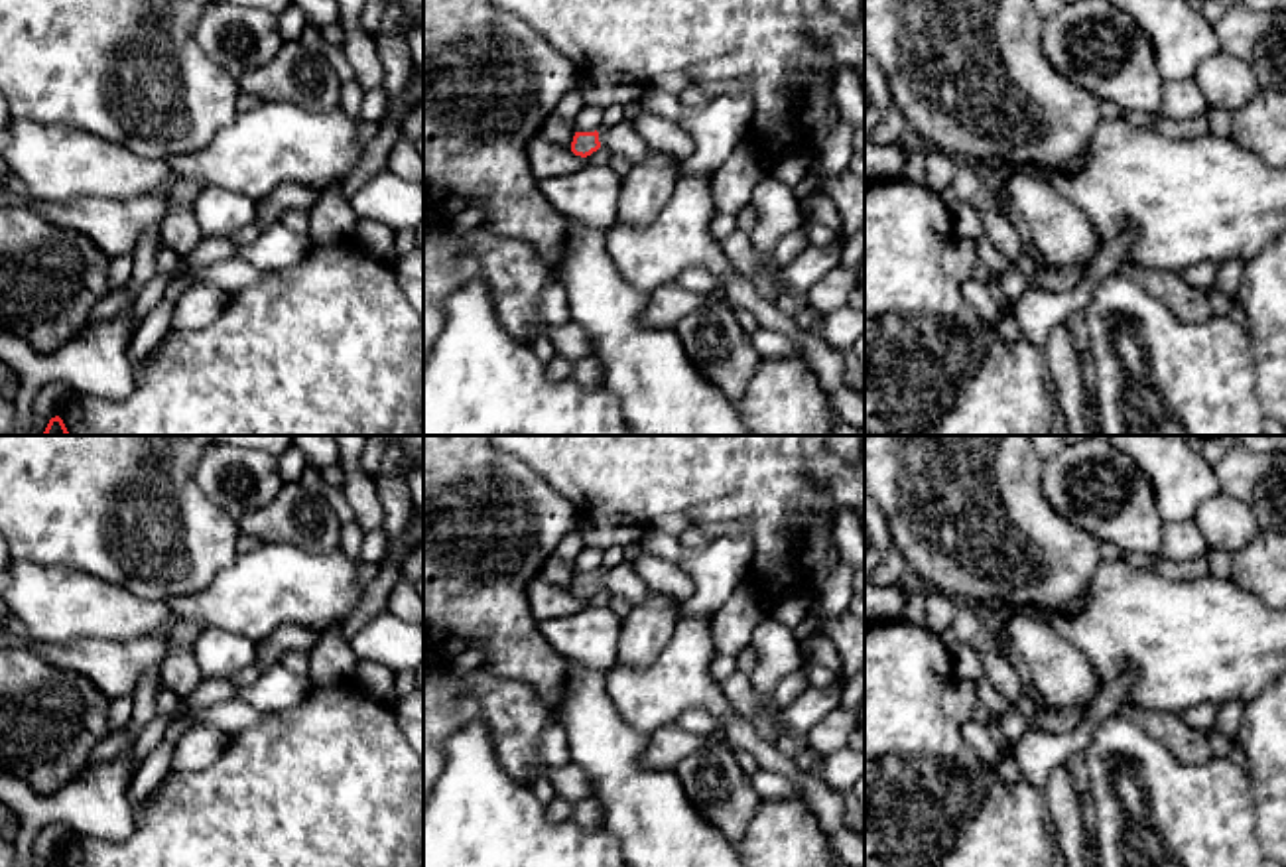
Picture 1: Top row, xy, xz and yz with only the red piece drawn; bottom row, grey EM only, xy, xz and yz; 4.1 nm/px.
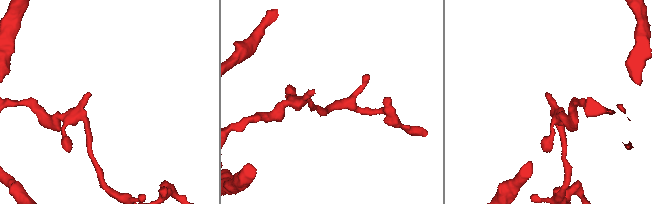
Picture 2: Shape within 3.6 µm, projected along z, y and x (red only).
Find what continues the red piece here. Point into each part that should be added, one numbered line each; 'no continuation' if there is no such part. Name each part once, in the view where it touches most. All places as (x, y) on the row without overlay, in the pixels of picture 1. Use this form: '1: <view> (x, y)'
1: xz (623, 580)

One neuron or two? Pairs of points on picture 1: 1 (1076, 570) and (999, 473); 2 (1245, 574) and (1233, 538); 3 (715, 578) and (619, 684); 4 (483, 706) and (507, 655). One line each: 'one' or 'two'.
1: one
2: two
3: two
4: two

